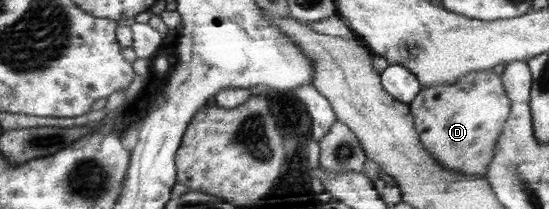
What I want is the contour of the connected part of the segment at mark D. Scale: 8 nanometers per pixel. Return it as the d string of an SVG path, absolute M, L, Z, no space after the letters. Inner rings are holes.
M491 69L472 72L458 83L422 87L420 95L409 108L422 144L429 149L438 164L450 172L485 177L493 162L505 120L513 110L513 100L506 94L503 83L501 76Z

